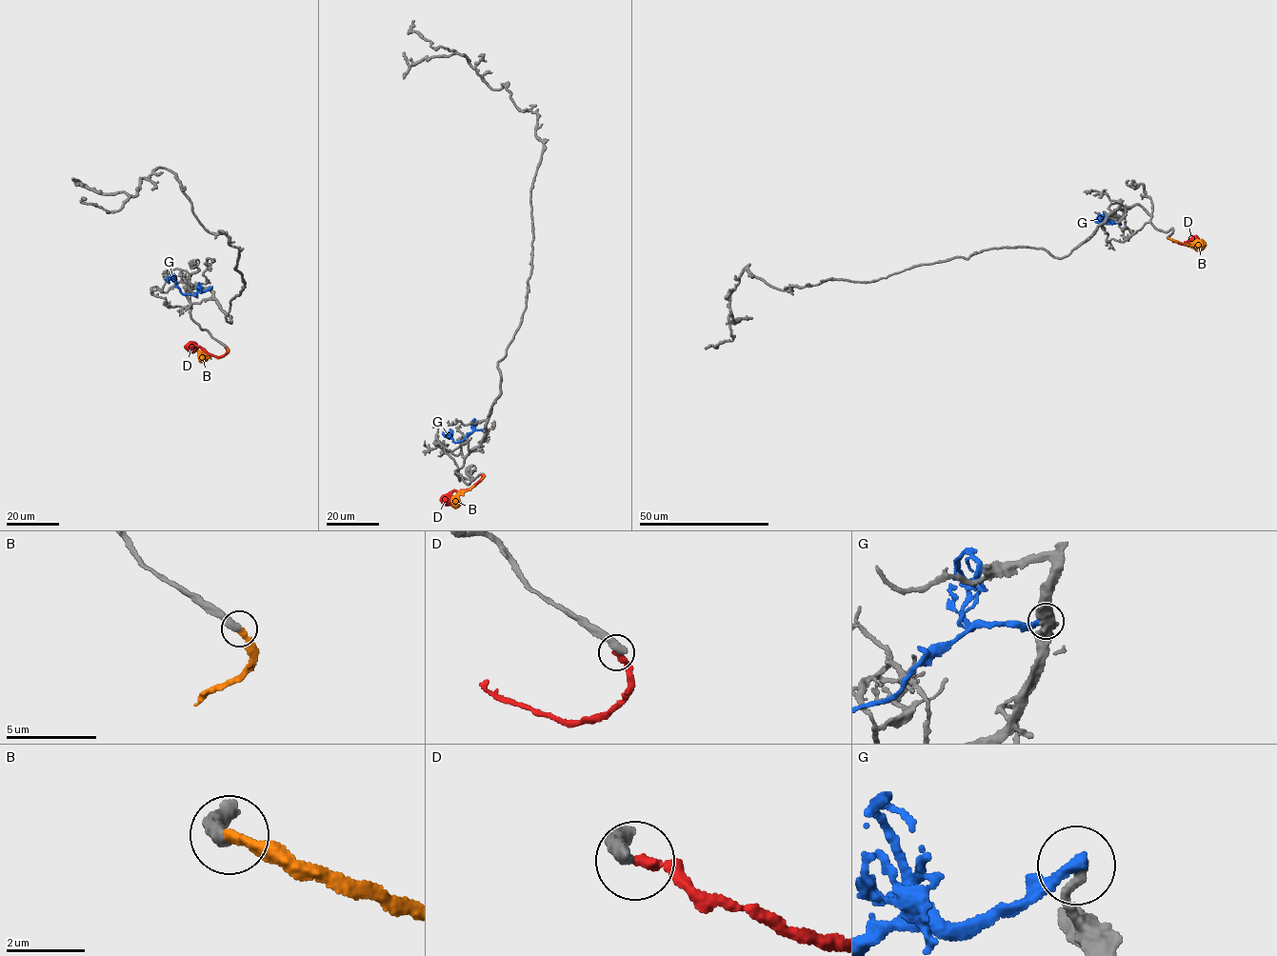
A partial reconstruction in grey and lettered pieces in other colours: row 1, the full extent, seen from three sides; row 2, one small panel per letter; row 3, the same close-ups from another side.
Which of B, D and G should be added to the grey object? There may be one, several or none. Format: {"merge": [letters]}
{"merge": ["B"]}

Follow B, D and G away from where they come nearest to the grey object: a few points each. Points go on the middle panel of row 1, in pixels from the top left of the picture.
B: (483, 474), (483, 478), (473, 487), (459, 495), (452, 507)
D: (481, 474), (482, 478), (469, 488), (452, 490), (444, 500), (445, 505)
G: (486, 429), (474, 430), (463, 440), (455, 442), (445, 436)

